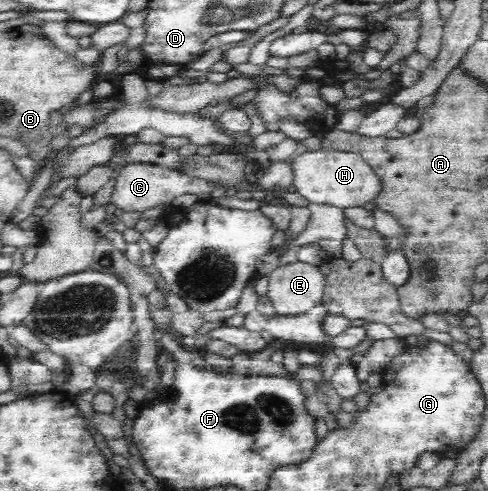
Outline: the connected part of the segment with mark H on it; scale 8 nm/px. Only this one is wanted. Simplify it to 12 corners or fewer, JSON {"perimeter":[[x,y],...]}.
{"perimeter":[[321,147],[288,159],[310,203],[368,206],[378,178],[358,152]]}

